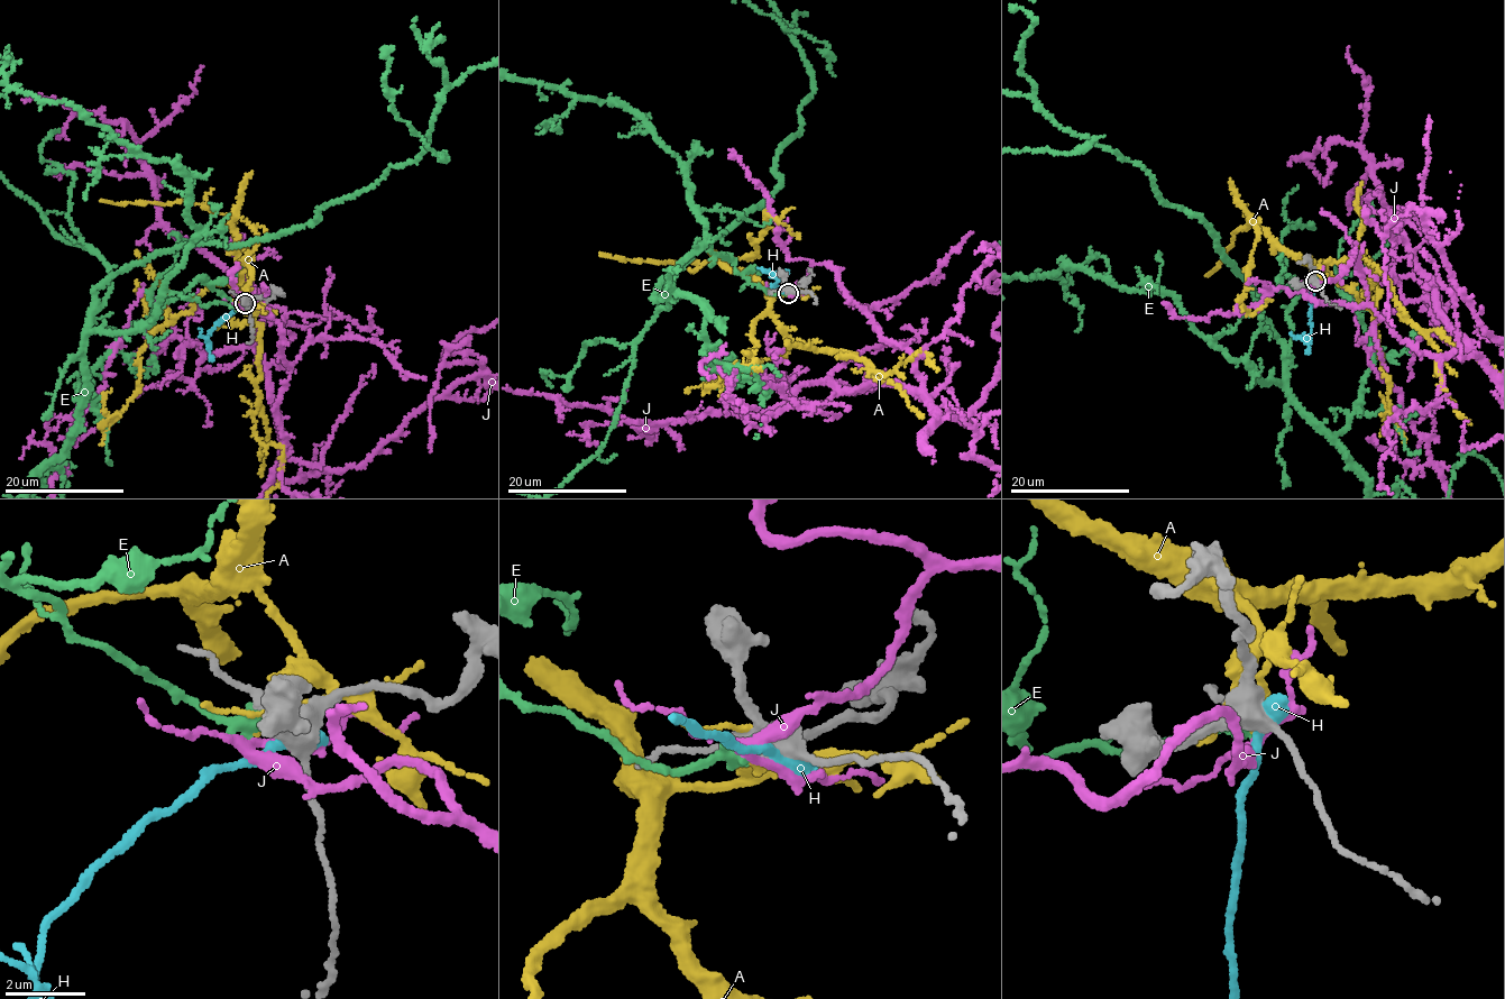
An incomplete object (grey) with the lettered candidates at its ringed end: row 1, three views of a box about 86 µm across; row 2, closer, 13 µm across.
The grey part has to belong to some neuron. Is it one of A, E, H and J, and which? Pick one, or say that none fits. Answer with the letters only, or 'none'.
none

